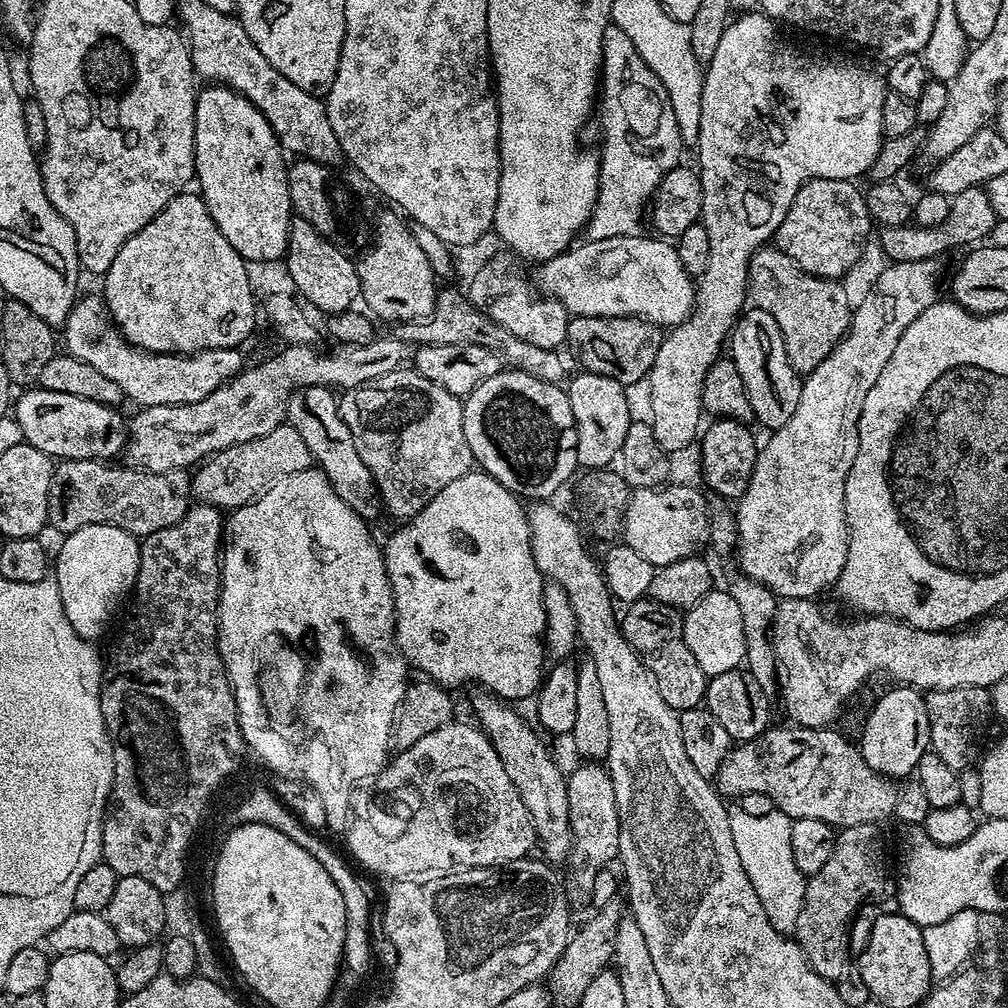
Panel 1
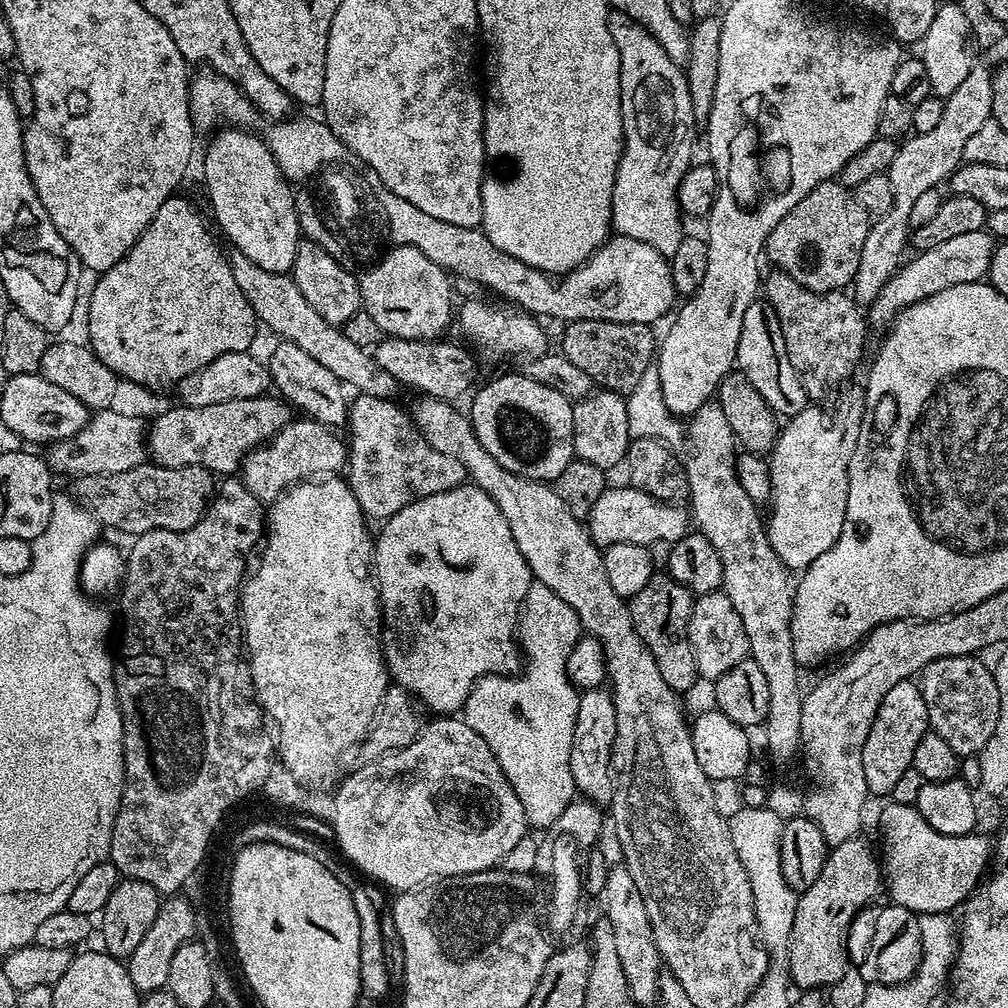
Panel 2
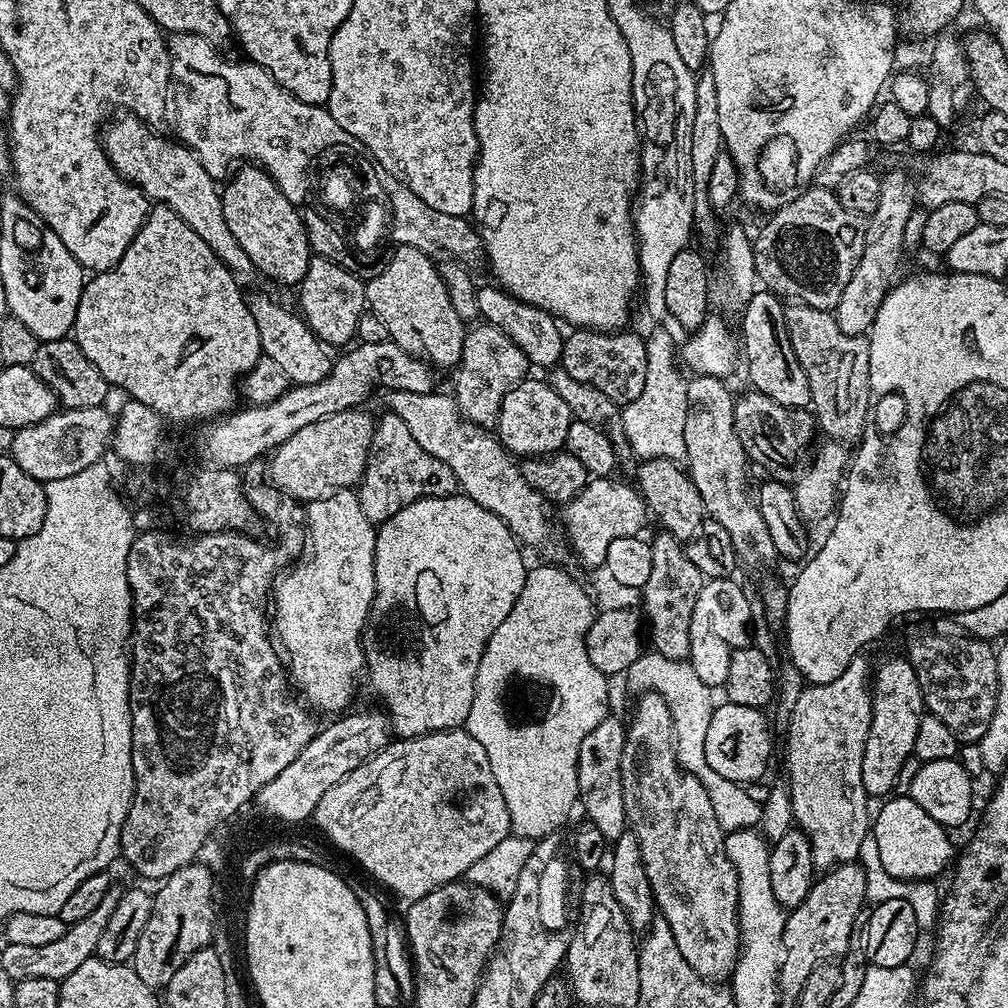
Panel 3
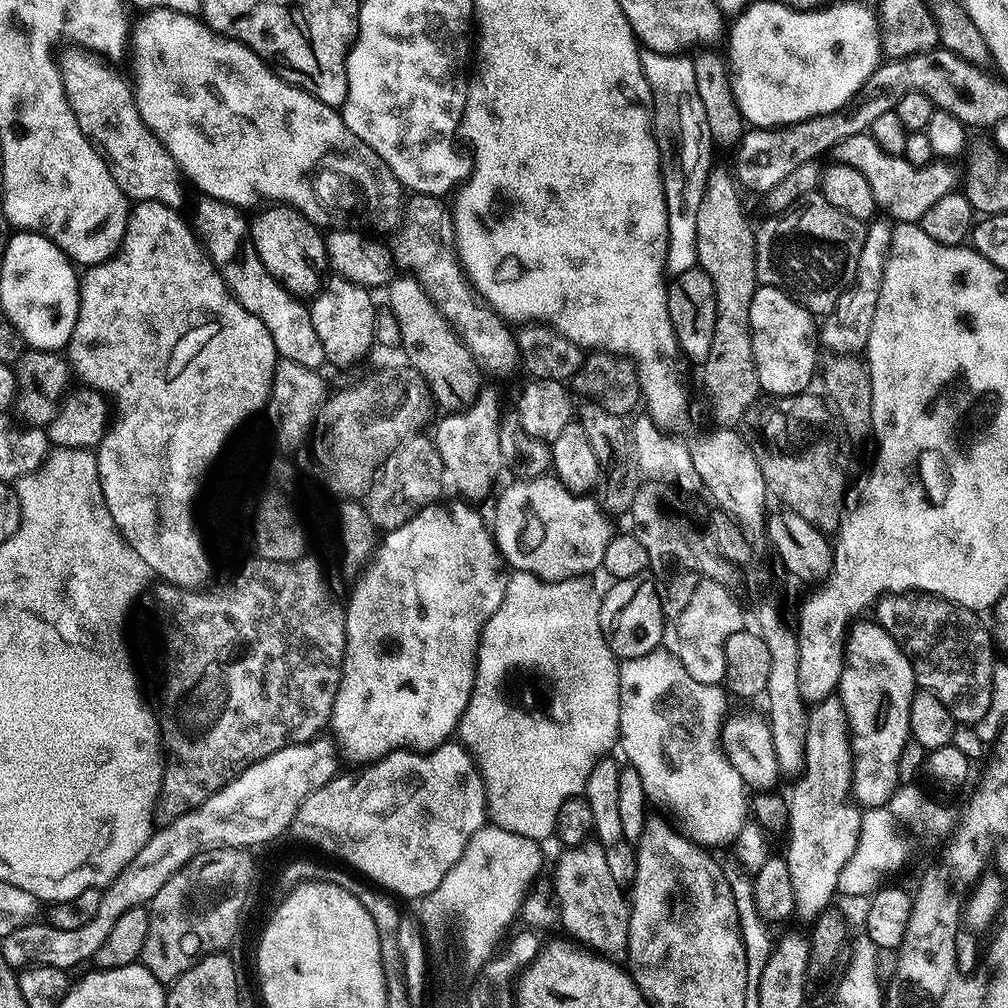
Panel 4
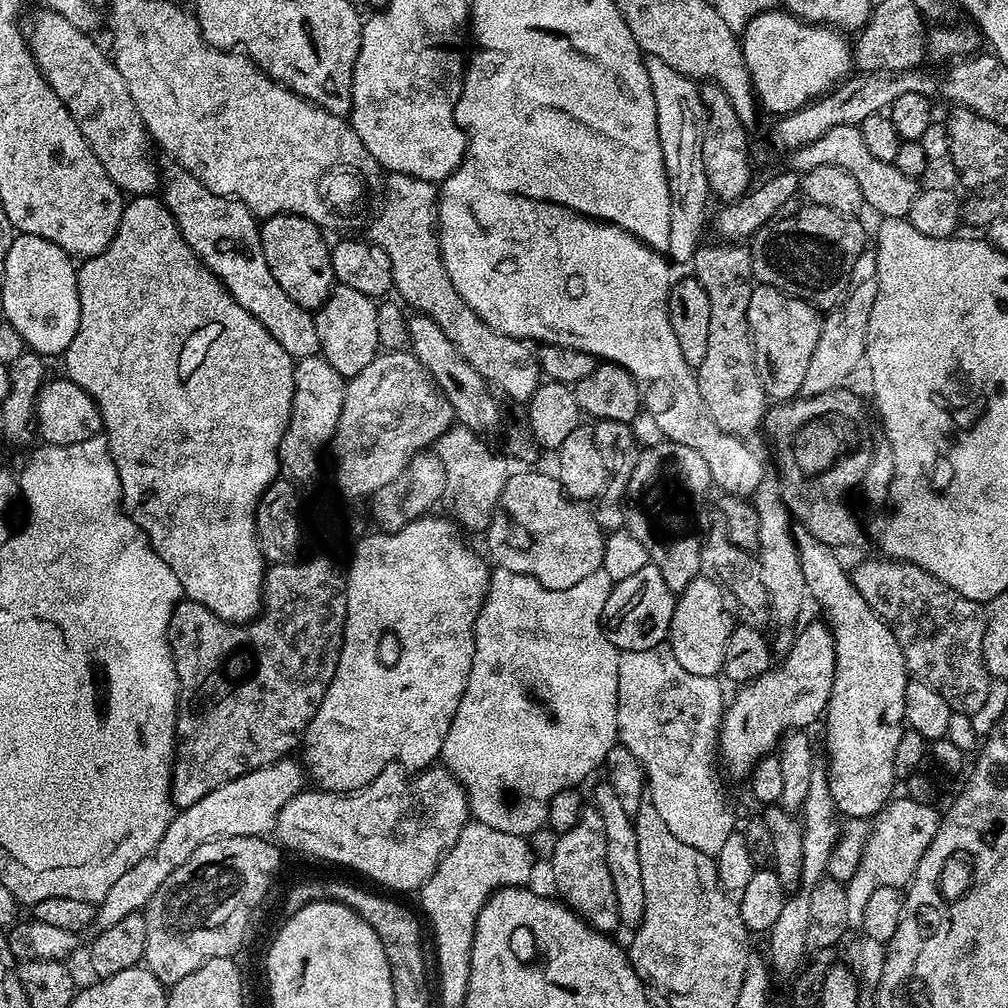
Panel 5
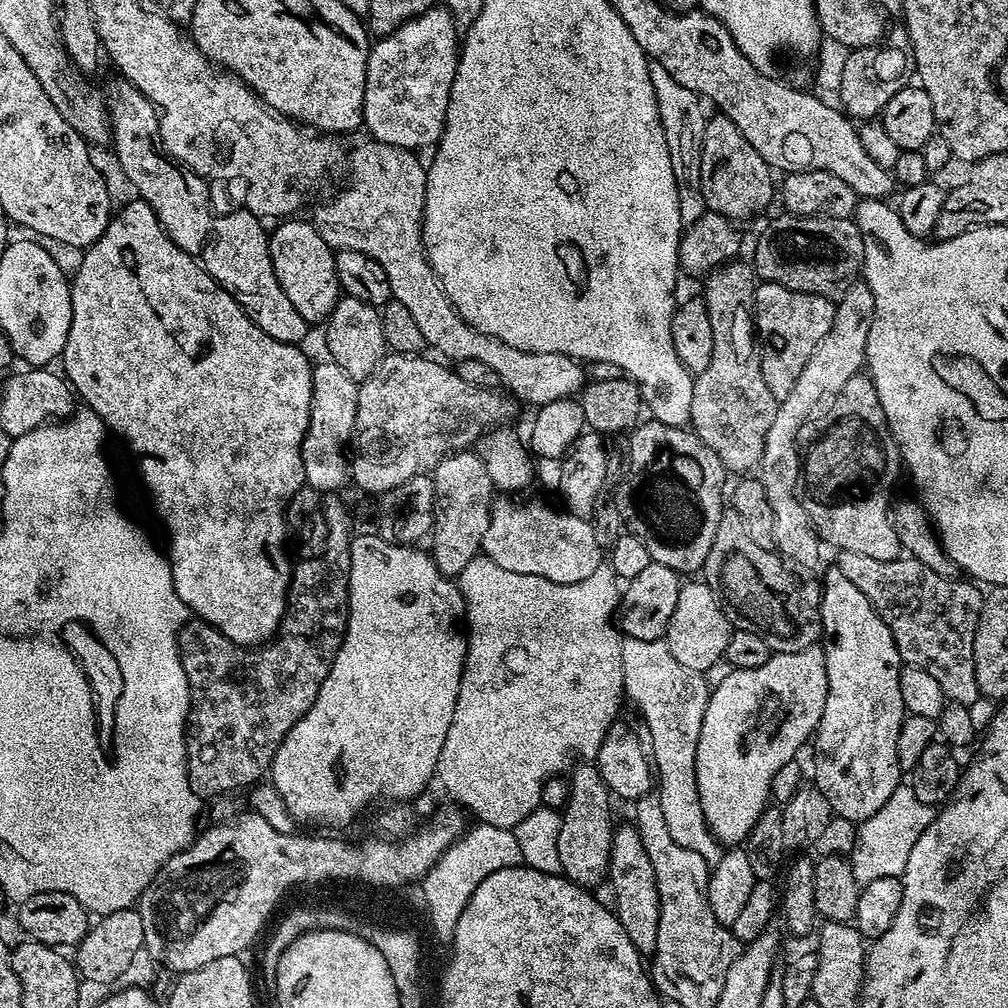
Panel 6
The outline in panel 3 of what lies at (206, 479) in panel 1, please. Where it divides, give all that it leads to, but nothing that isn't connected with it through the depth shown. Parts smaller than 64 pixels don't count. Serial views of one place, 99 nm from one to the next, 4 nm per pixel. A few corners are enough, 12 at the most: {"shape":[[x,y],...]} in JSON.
{"shape":[[359,407],[290,434],[268,460],[295,500],[359,485],[376,420]]}

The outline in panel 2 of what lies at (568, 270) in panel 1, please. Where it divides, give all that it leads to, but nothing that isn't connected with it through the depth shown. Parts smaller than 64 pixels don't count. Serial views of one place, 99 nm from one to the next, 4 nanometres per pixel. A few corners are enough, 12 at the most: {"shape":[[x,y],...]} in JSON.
{"shape":[[383,191],[385,225],[537,318],[652,326],[669,257],[613,235],[557,278]]}

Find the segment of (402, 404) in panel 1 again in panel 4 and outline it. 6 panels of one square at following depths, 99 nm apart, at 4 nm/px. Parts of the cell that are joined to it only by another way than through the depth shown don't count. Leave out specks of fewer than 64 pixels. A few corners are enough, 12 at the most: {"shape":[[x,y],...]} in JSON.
{"shape":[[424,434],[402,441],[362,498],[392,532],[445,491],[444,463]]}

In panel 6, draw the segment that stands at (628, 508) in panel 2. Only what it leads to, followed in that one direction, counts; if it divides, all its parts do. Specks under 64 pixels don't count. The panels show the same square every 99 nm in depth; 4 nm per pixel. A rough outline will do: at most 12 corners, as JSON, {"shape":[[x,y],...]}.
{"shape":[[493,503],[483,555],[556,584],[602,563],[593,521]]}

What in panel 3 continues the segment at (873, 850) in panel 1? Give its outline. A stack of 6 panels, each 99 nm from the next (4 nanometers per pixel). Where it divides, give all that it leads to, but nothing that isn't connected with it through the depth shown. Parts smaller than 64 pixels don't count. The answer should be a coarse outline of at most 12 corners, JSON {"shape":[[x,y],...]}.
{"shape":[[841,862],[787,913],[780,995],[843,958],[866,874]]}

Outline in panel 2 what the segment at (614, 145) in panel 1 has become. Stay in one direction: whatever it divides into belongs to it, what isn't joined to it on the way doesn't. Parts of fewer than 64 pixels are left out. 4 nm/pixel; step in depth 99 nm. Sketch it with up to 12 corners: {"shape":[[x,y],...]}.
{"shape":[[609,11],[624,149],[612,227],[671,258],[694,160],[688,80]]}

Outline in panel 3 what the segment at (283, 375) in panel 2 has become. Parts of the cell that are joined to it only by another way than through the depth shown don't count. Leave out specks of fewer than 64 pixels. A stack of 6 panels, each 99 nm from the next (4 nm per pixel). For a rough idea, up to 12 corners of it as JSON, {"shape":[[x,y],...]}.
{"shape":[[264,292],[247,302],[261,353],[293,385],[334,363],[301,315]]}

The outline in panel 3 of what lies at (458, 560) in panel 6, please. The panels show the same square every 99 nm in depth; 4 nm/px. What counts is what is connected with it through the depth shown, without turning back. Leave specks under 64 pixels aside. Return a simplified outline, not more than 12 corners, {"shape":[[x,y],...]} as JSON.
{"shape":[[485,322],[465,331],[454,399],[488,430],[526,354]]}

